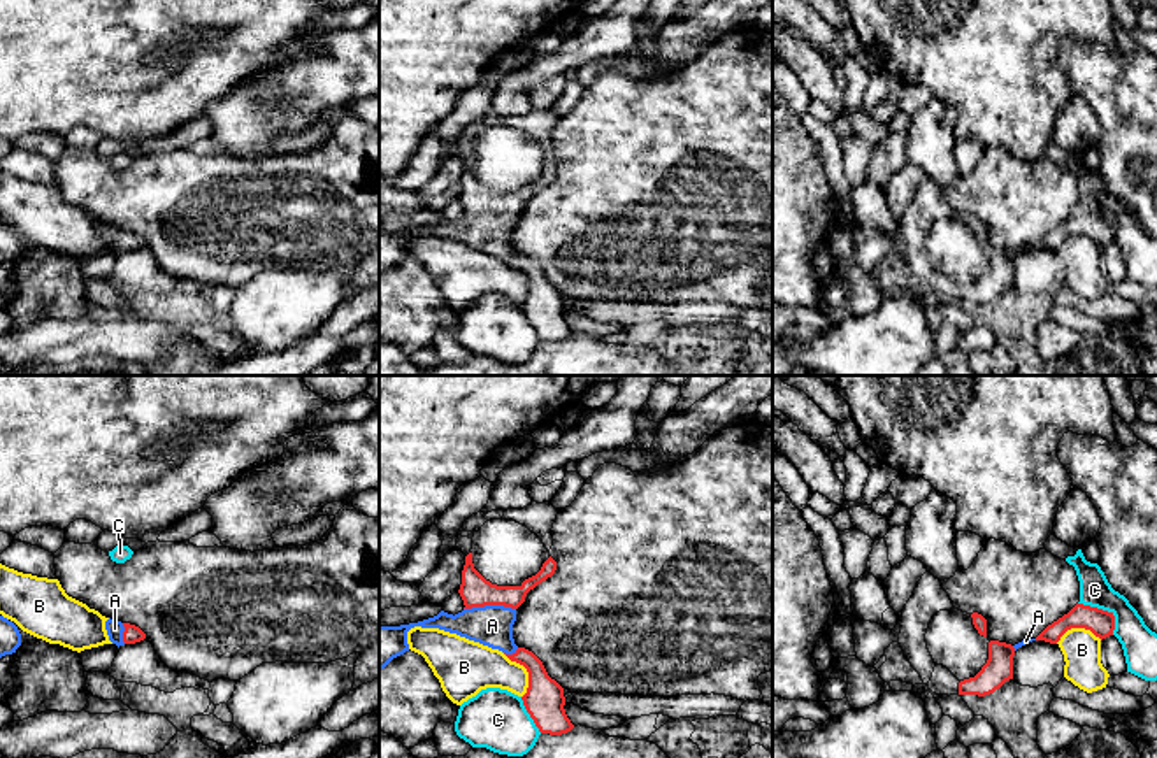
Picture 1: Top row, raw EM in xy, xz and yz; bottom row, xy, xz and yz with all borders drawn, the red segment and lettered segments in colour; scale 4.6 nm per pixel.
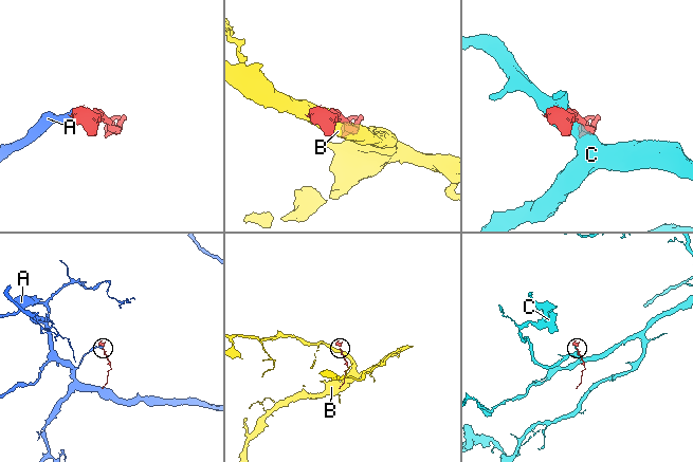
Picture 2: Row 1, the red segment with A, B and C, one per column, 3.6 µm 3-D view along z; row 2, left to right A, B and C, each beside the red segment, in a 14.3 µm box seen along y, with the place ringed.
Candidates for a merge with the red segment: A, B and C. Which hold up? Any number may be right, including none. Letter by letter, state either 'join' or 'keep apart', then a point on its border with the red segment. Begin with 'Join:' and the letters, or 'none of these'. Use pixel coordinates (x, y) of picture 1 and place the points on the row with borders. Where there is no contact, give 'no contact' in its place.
Join: A
A: join | xz (488, 604)
B: keep apart | xz (527, 671)
C: keep apart | yz (1105, 611)

